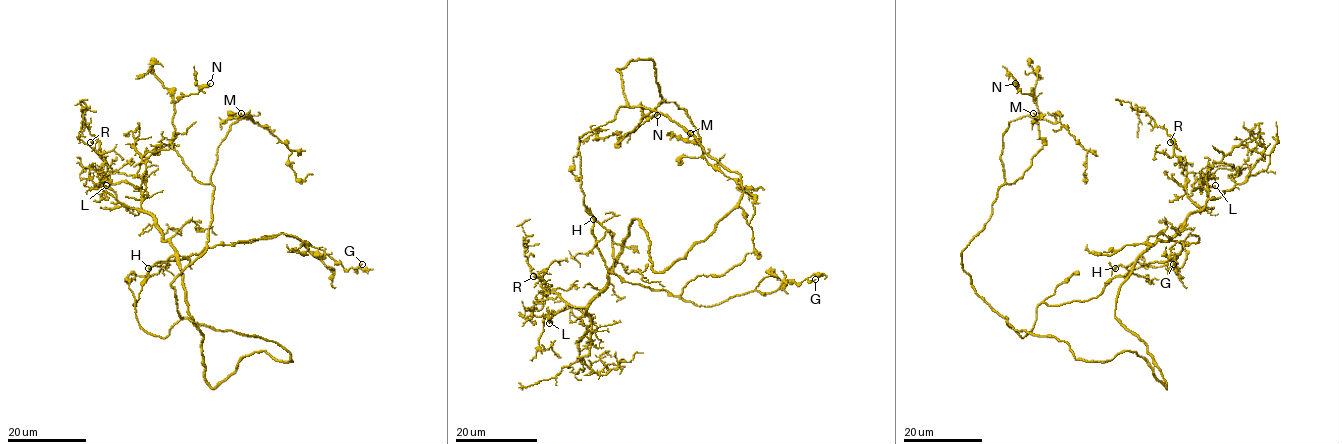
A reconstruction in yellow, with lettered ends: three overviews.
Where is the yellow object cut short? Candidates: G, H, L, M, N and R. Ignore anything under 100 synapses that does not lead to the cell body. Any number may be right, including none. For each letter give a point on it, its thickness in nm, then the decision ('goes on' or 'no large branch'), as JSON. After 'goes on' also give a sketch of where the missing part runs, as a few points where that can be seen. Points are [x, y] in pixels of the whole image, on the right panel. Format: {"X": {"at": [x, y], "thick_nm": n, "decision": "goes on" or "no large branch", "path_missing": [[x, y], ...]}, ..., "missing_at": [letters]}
{"G": {"at": [1173, 264], "thick_nm": 160, "decision": "no large branch"}, "H": {"at": [1115, 268], "thick_nm": 280, "decision": "goes on", "path_missing": [[1115, 268], [1102, 281], [1087, 286], [1062, 292], [1034, 291], [1014, 279], [1011, 259], [1001, 247], [1003, 244]]}, "L": {"at": [1215, 185], "thick_nm": 220, "decision": "no large branch"}, "M": {"at": [1033, 113], "thick_nm": 220, "decision": "no large branch"}, "N": {"at": [1015, 83], "thick_nm": 340, "decision": "no large branch"}, "R": {"at": [1170, 142], "thick_nm": 260, "decision": "no large branch"}, "missing_at": ["H"]}

